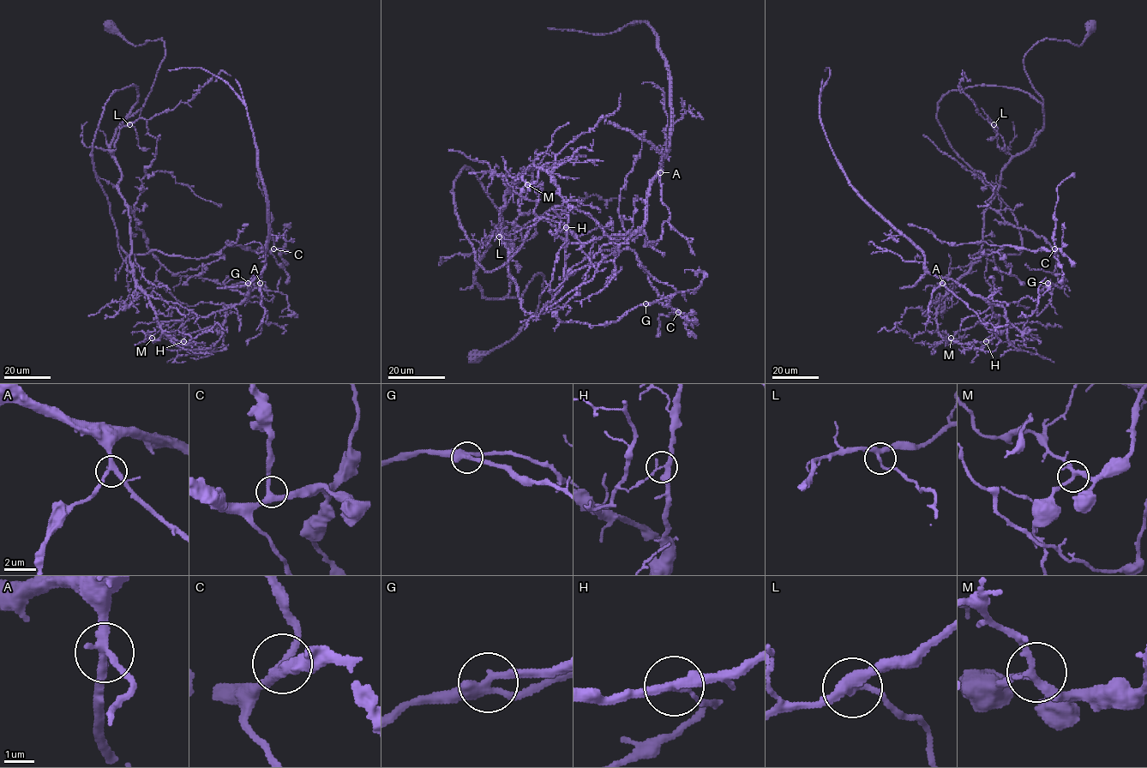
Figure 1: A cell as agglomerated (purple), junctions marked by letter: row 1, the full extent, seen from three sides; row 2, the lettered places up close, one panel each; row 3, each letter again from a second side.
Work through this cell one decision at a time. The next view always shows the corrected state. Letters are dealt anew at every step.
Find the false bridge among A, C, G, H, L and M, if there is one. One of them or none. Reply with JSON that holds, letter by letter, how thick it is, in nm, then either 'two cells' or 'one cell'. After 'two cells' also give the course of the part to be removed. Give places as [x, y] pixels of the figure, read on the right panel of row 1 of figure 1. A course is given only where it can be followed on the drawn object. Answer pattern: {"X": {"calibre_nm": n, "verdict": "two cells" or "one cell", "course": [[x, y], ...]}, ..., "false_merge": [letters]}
{"A": {"calibre_nm": 280, "verdict": "one cell"}, "C": {"calibre_nm": 280, "verdict": "one cell"}, "G": {"calibre_nm": 320, "verdict": "one cell"}, "H": {"calibre_nm": 260, "verdict": "two cells", "course": [[986, 341], [999, 320], [992, 308], [931, 273], [922, 253], [850, 183], [821, 121], [825, 70]]}, "L": {"calibre_nm": 260, "verdict": "one cell"}, "M": {"calibre_nm": 240, "verdict": "one cell"}, "false_merge": ["H"]}

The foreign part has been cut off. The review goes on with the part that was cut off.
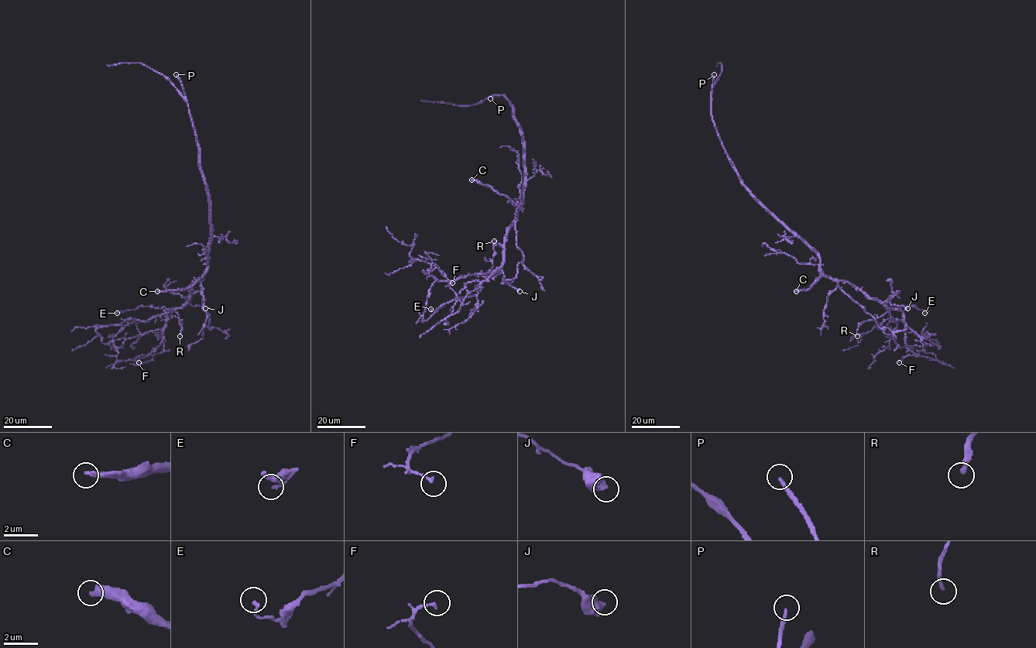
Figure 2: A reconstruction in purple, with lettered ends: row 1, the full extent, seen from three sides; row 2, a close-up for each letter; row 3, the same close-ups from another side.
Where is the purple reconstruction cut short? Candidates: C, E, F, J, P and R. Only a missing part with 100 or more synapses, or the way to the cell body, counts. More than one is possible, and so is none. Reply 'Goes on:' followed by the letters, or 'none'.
Goes on: C, P

